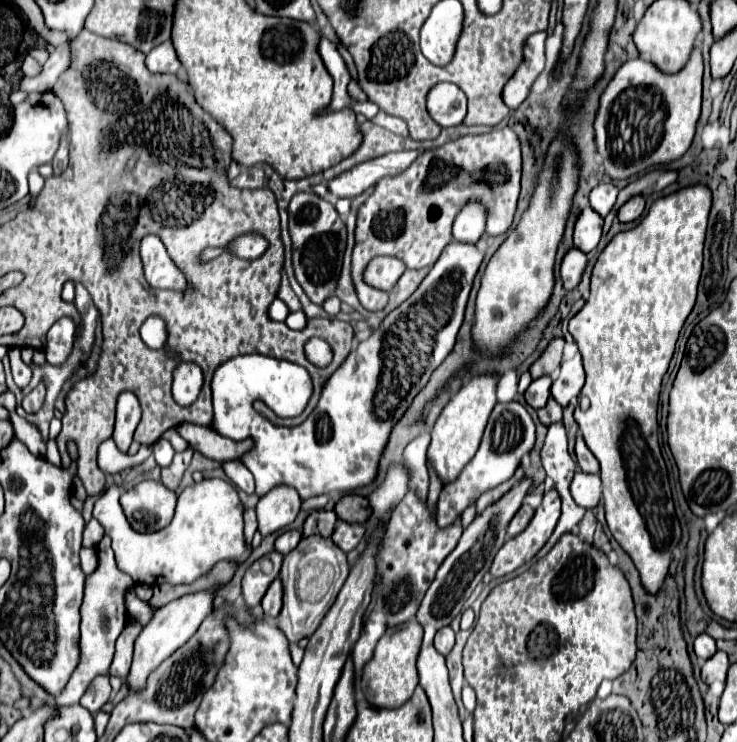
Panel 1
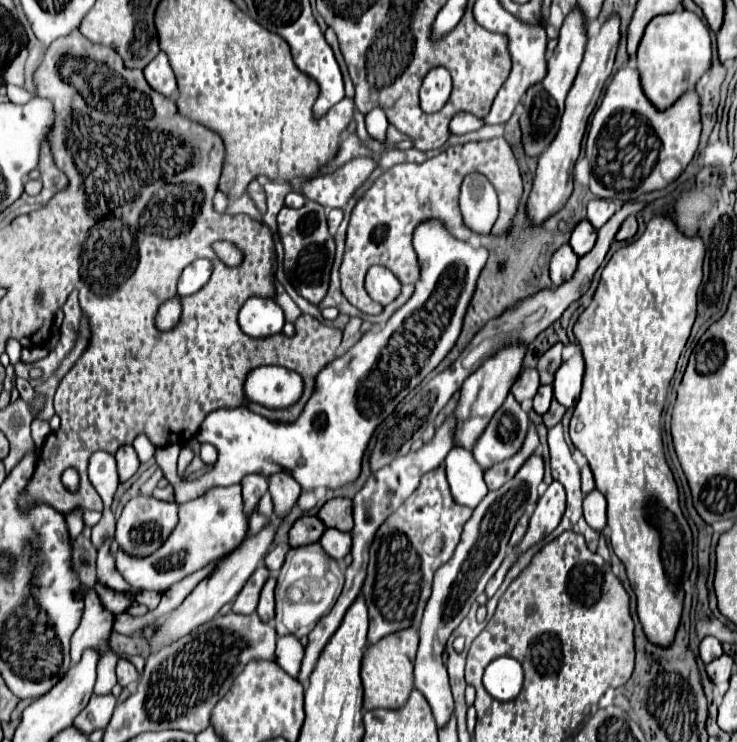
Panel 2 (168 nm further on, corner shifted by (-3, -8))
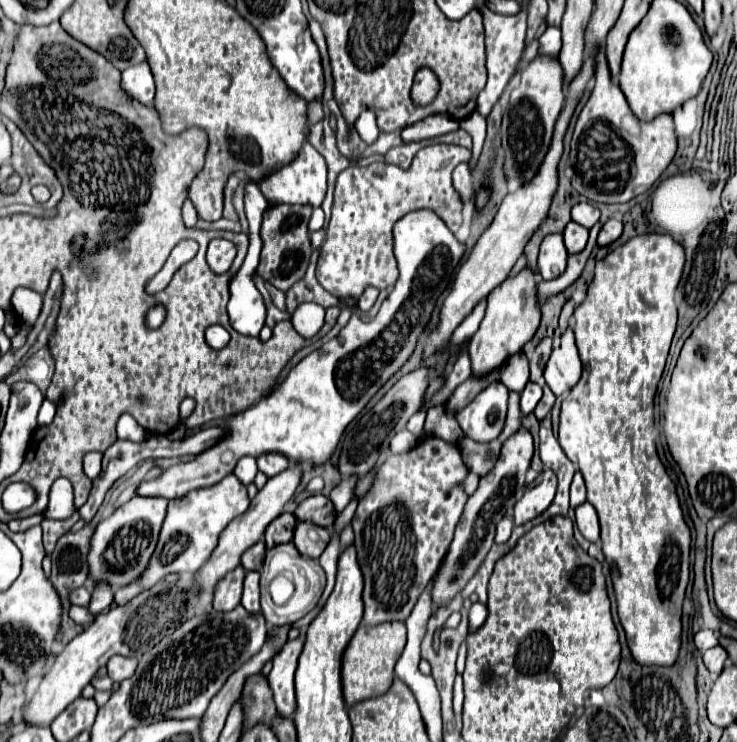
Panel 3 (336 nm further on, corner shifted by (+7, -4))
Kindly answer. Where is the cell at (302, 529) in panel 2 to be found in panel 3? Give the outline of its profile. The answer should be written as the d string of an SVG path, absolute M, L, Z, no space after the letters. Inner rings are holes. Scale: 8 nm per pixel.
M281 513L275 521L271 521L265 529L265 545L267 549L289 543L293 539L293 527L297 525L297 519L293 513Z

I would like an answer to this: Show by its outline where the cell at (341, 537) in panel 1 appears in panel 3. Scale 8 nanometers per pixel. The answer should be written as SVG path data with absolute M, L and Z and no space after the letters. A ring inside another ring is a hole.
M297 523L293 533L293 545L309 559L319 559L329 543L329 531L313 523Z

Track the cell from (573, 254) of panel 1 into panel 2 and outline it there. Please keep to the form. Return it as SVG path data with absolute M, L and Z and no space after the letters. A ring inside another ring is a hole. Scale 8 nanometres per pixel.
M571 245L559 247L559 251L555 251L555 255L551 259L551 269L549 269L551 271L551 281L555 283L555 287L569 281L575 275L577 265L579 265L579 257L573 253Z

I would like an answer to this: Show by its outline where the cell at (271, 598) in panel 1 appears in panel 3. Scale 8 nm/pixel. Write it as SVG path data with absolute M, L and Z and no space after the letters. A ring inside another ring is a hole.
M249 571L249 573L245 575L241 605L243 605L249 613L261 611L261 607L259 607L259 573L255 573L255 571Z

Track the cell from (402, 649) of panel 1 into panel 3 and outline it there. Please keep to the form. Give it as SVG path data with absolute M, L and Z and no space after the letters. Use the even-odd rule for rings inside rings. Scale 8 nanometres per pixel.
M401 621L379 623L375 627L359 625L341 659L341 687L347 707L373 695L383 695L389 689L389 683L393 681L393 667L405 647L405 633L405 623Z

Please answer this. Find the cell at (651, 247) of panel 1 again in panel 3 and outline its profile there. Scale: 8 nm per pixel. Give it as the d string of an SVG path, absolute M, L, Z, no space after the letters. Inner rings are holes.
M657 233L633 237L597 263L587 299L575 309L573 331L583 375L563 399L559 423L559 443L581 471L587 487L587 501L599 515L603 555L611 565L617 613L631 655L639 665L661 667L673 665L679 655L681 607L689 583L691 551L691 531L683 519L675 483L657 455L653 431L653 401L677 325L673 295L683 273L683 263L683 247L669 239L669 235Z

